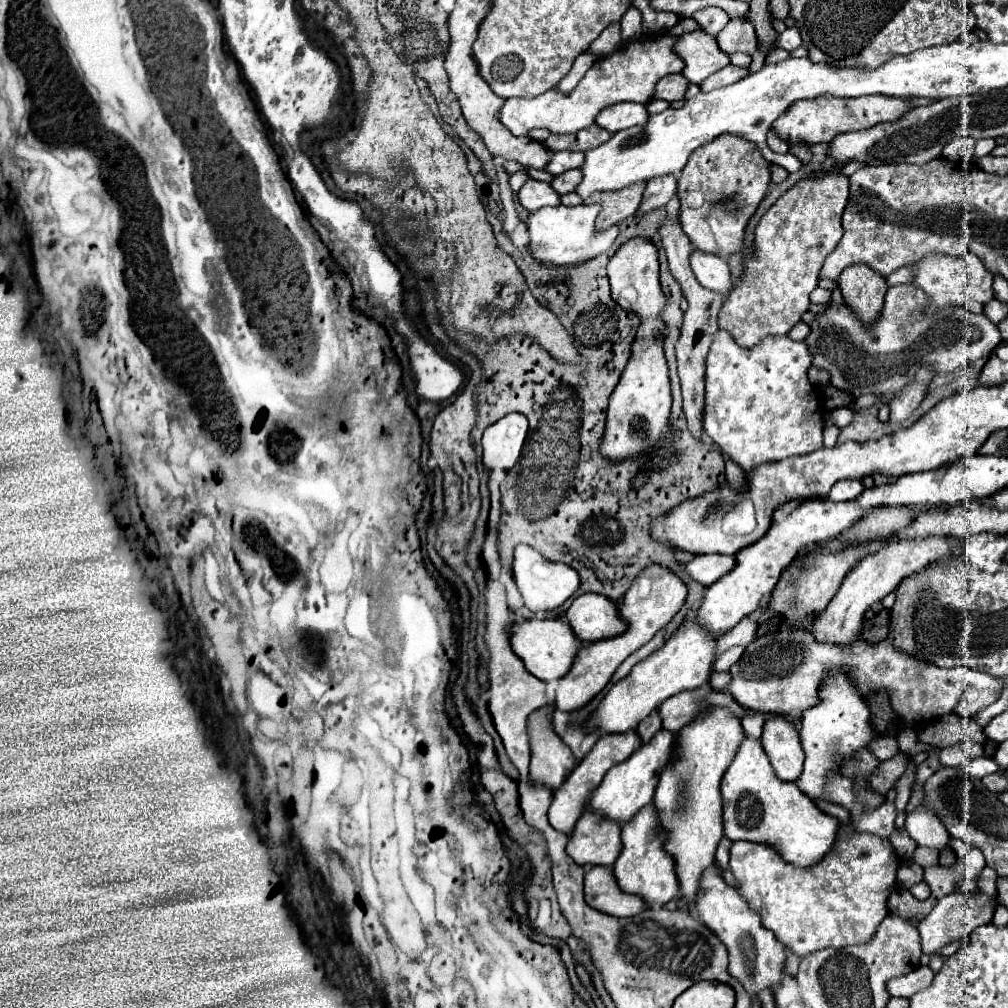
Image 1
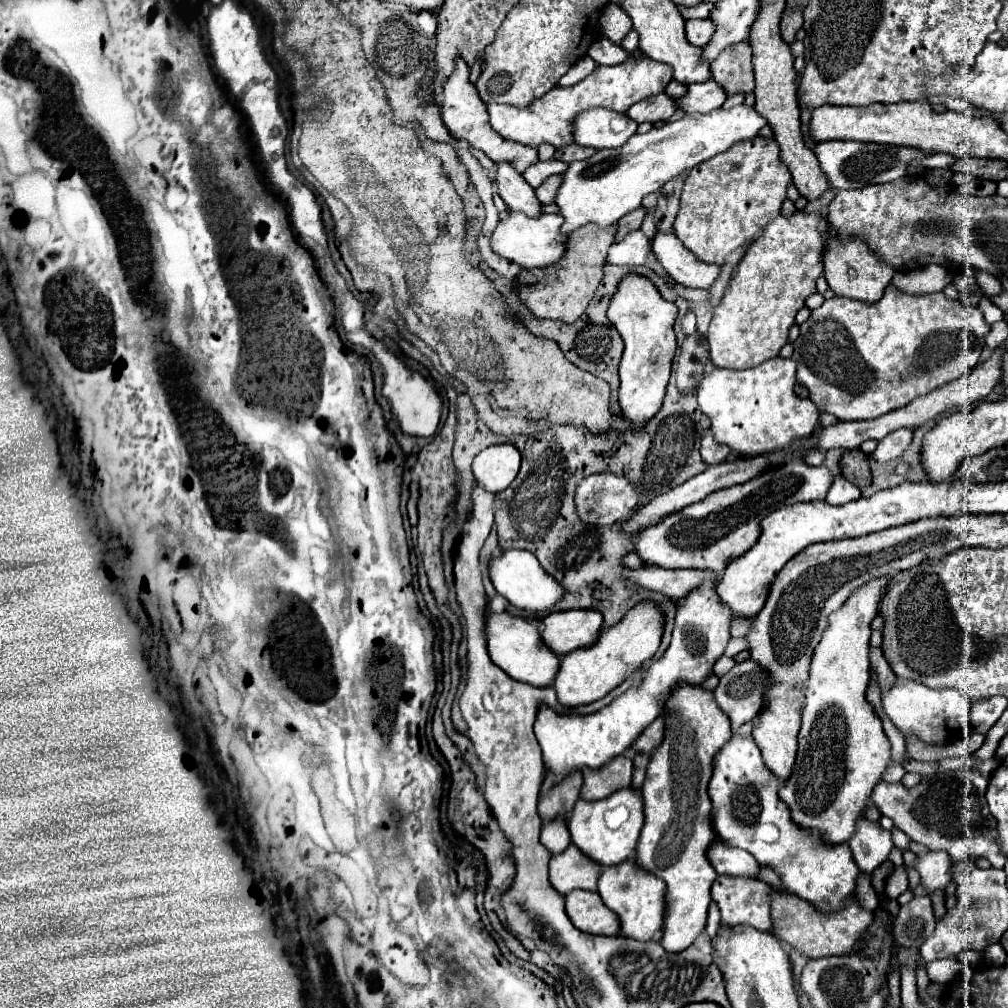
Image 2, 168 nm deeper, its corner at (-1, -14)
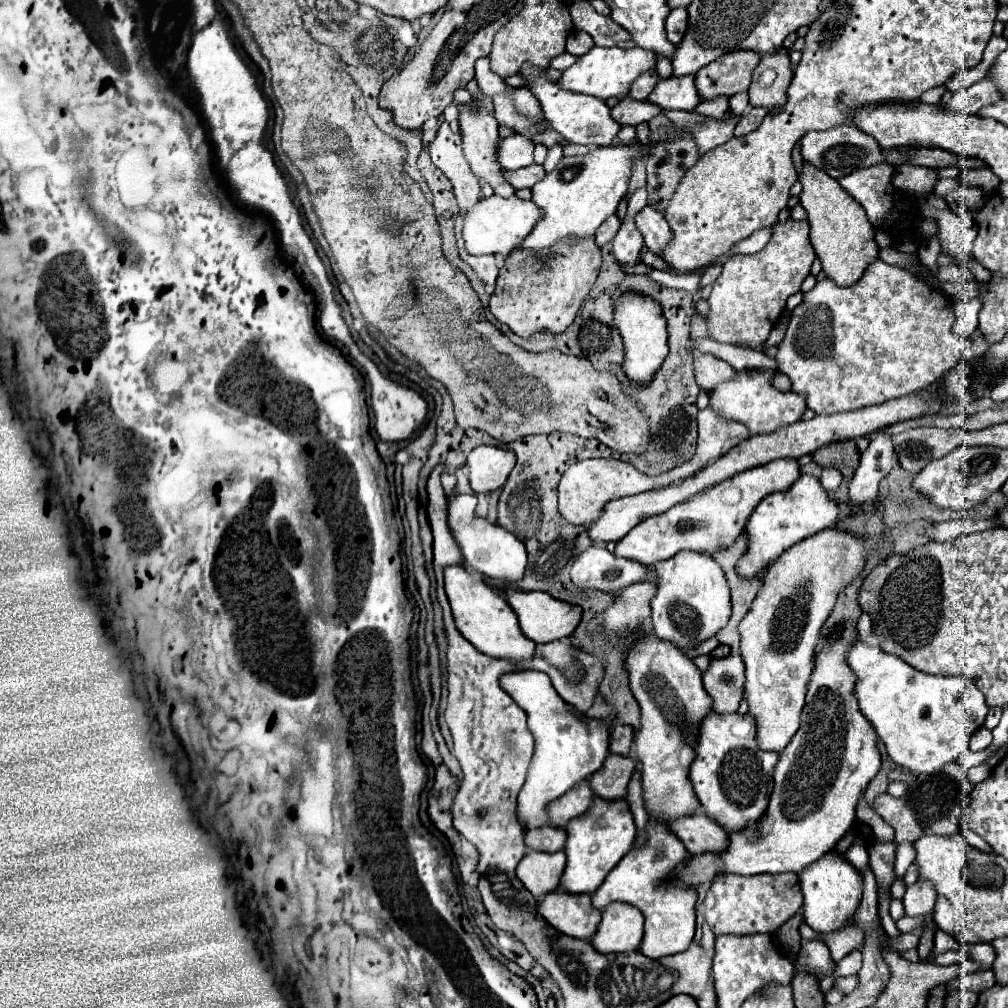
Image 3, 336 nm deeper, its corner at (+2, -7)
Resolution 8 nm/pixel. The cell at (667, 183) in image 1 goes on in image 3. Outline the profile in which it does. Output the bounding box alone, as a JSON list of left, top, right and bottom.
[595,214,621,246]

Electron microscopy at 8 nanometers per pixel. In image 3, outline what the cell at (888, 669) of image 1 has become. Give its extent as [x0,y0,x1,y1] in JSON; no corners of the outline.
[703,656,745,714]

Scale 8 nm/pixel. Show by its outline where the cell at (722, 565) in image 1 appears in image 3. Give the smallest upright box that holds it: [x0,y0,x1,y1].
[571,544,655,592]

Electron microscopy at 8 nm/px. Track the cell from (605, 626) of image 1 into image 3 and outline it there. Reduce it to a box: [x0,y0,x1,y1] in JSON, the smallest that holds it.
[507,590,583,644]

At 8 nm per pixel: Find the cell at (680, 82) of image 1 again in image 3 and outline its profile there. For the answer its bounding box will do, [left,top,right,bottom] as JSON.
[611,96,663,126]

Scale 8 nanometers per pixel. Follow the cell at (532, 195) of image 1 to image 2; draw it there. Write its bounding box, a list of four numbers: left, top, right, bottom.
[494,161,540,215]

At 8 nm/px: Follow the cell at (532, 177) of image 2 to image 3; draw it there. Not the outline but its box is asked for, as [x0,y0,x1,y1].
[499,136,535,170]

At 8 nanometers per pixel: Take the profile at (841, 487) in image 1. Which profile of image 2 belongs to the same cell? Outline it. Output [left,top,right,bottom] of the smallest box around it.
[826,477,860,505]

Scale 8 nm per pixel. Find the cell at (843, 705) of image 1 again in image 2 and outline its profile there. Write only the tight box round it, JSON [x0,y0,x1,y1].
[778,579,890,845]

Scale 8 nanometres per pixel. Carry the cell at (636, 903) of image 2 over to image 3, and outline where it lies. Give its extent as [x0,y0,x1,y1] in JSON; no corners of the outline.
[591,904,643,954]

